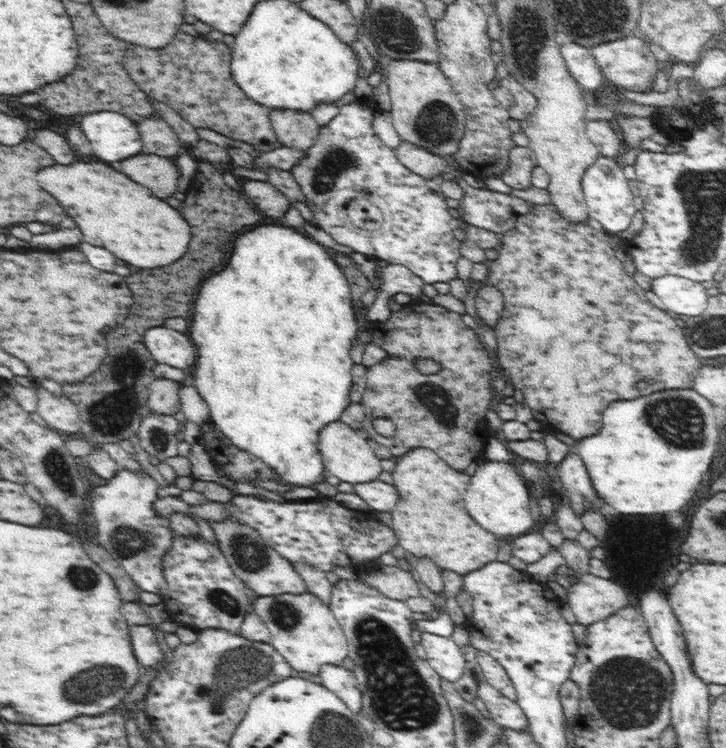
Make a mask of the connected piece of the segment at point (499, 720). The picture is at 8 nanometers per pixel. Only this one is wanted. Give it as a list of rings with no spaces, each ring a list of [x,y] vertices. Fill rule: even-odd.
[[[481,681],[477,688],[477,698],[487,706],[493,721],[500,727],[508,727],[516,731],[528,731],[527,716],[519,704],[504,696],[488,682]]]

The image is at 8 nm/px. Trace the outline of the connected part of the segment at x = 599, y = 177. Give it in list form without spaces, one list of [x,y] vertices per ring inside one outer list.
[[[600,155],[584,172],[581,178],[581,187],[589,210],[589,216],[598,220],[606,231],[622,232],[634,222],[636,206],[634,194],[630,191],[628,178],[622,171],[622,162],[616,158]]]

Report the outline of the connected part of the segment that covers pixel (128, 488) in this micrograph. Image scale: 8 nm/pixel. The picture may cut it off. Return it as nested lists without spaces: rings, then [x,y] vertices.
[[[119,469],[106,484],[90,492],[90,500],[87,501],[90,508],[86,510],[94,514],[98,544],[110,553],[110,556],[127,572],[127,576],[139,586],[140,590],[163,594],[167,588],[167,580],[162,572],[162,557],[170,550],[175,532],[170,527],[169,519],[157,515],[152,509],[153,502],[158,499],[156,495],[158,487],[156,480],[145,471],[136,473],[130,469]]]

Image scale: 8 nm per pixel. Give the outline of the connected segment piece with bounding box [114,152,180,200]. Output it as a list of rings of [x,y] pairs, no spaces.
[[[142,152],[125,158],[118,164],[114,162],[114,168],[118,168],[134,182],[148,188],[161,200],[172,197],[178,192],[179,168],[168,157]]]

